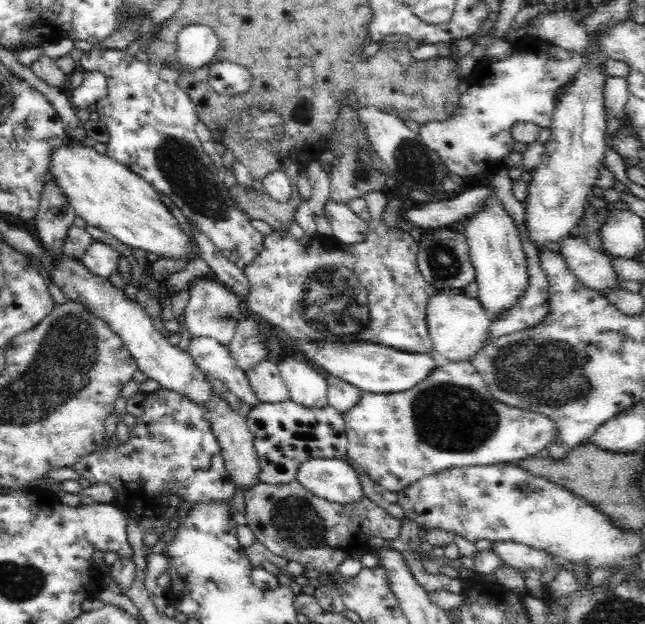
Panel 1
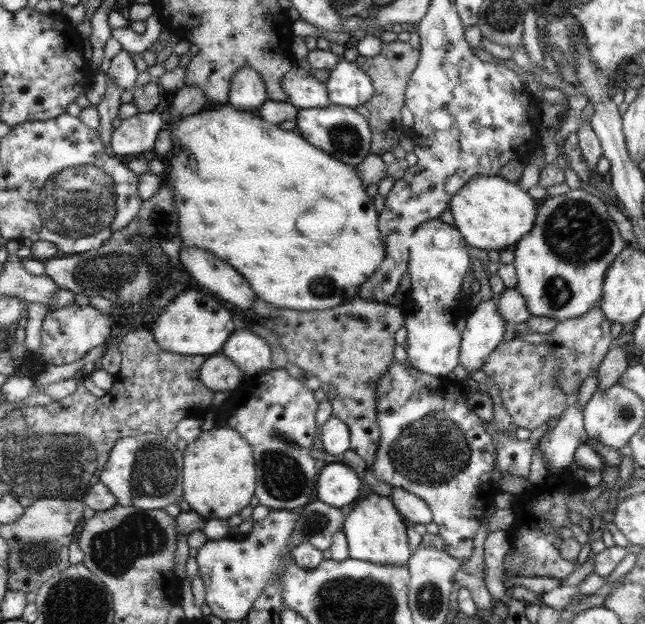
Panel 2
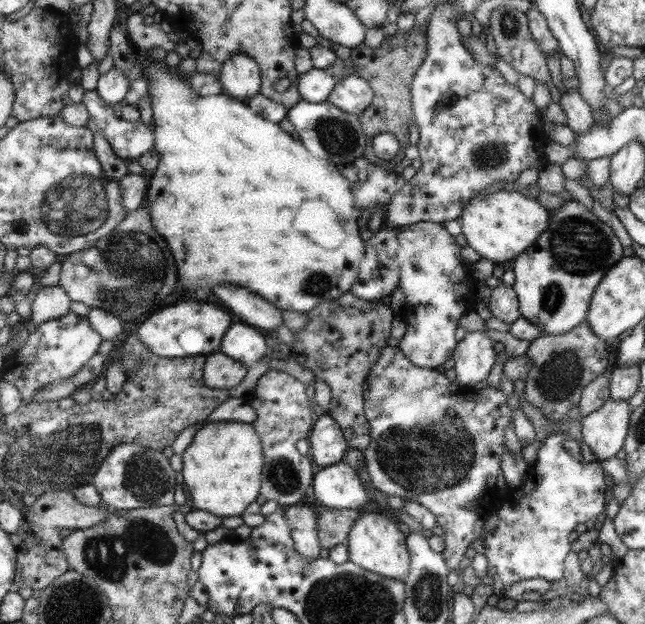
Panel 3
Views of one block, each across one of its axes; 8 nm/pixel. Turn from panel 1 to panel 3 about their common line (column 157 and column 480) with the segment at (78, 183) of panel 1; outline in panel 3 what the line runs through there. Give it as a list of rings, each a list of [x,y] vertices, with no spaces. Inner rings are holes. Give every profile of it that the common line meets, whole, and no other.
[[[508,187],[490,195],[476,194],[463,210],[459,222],[467,246],[482,255],[483,259],[510,266],[518,256],[534,247],[548,229],[548,210],[536,200],[524,198],[523,194]]]

